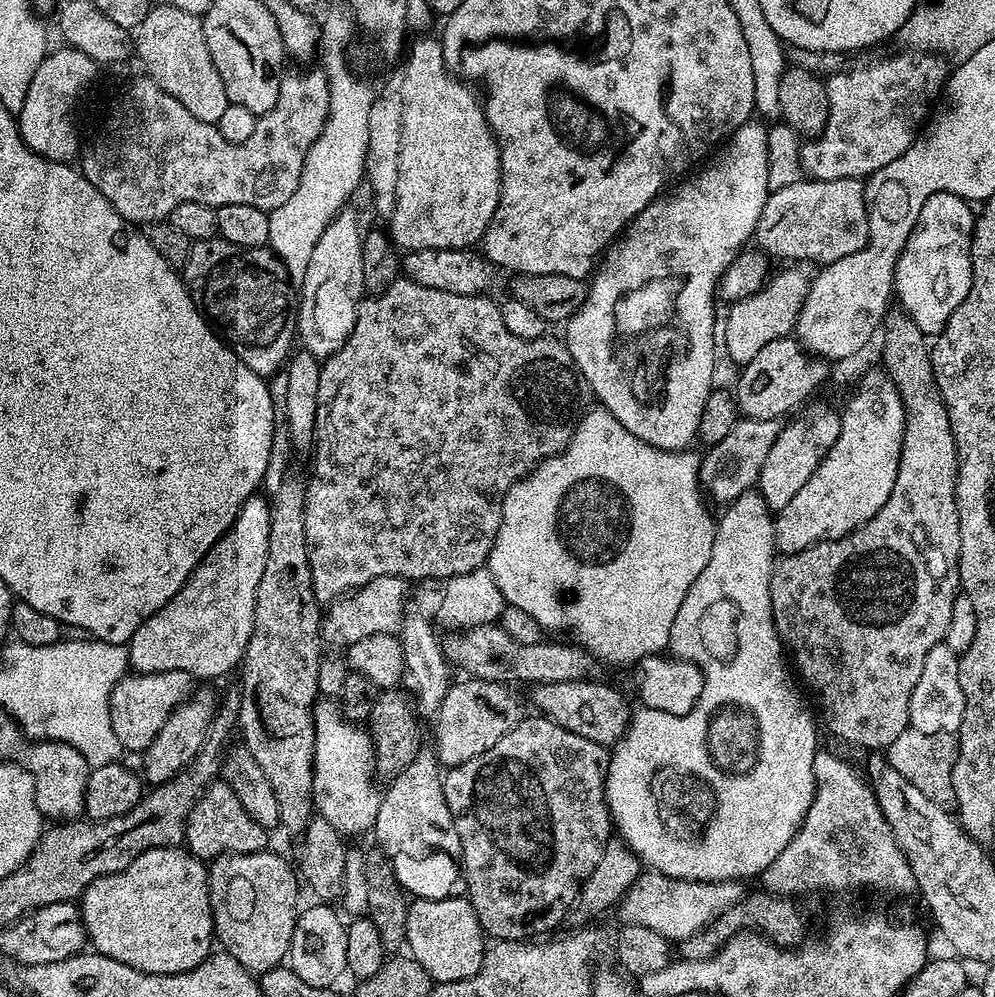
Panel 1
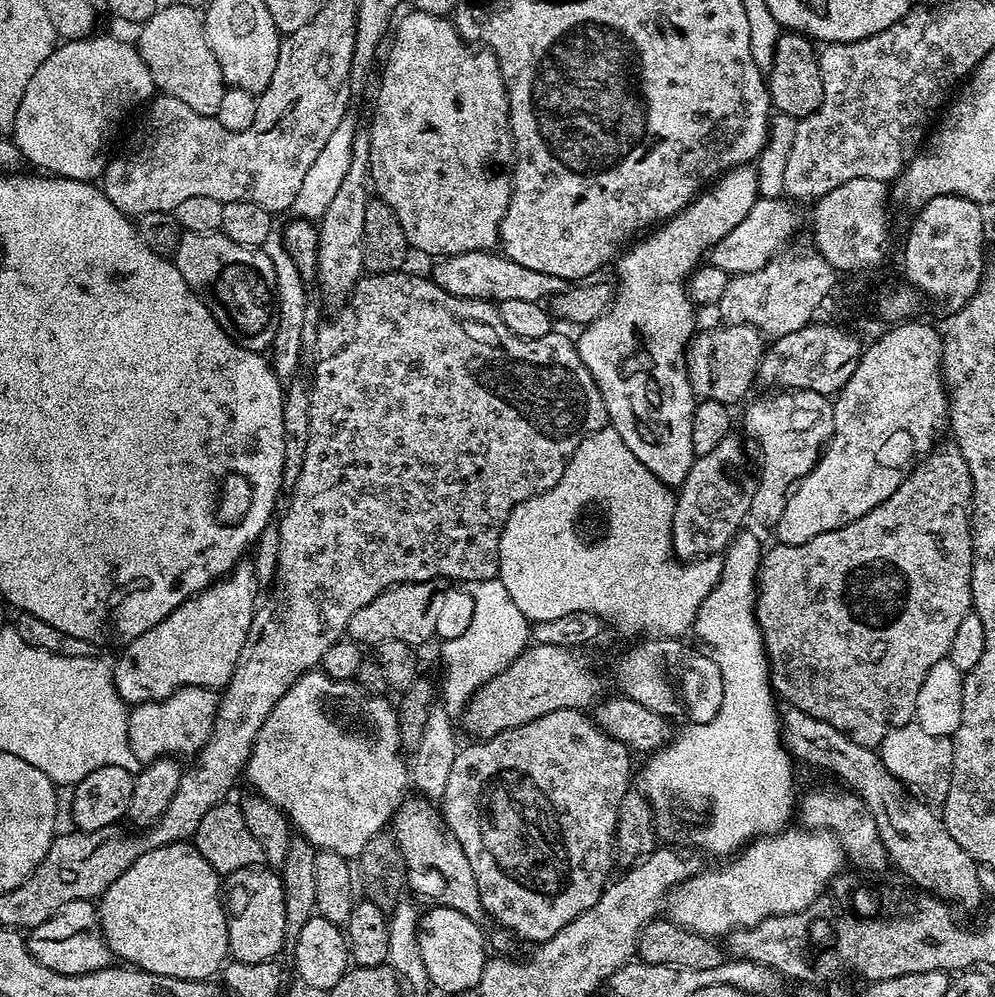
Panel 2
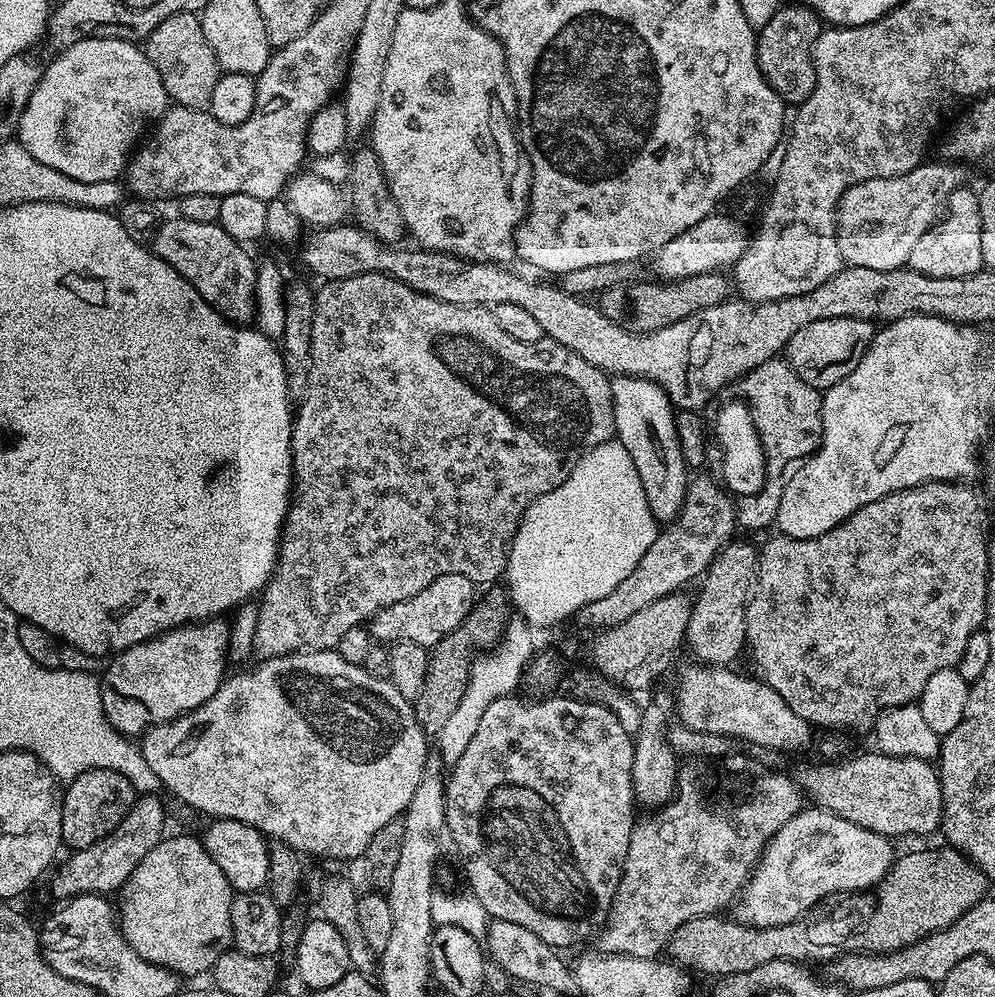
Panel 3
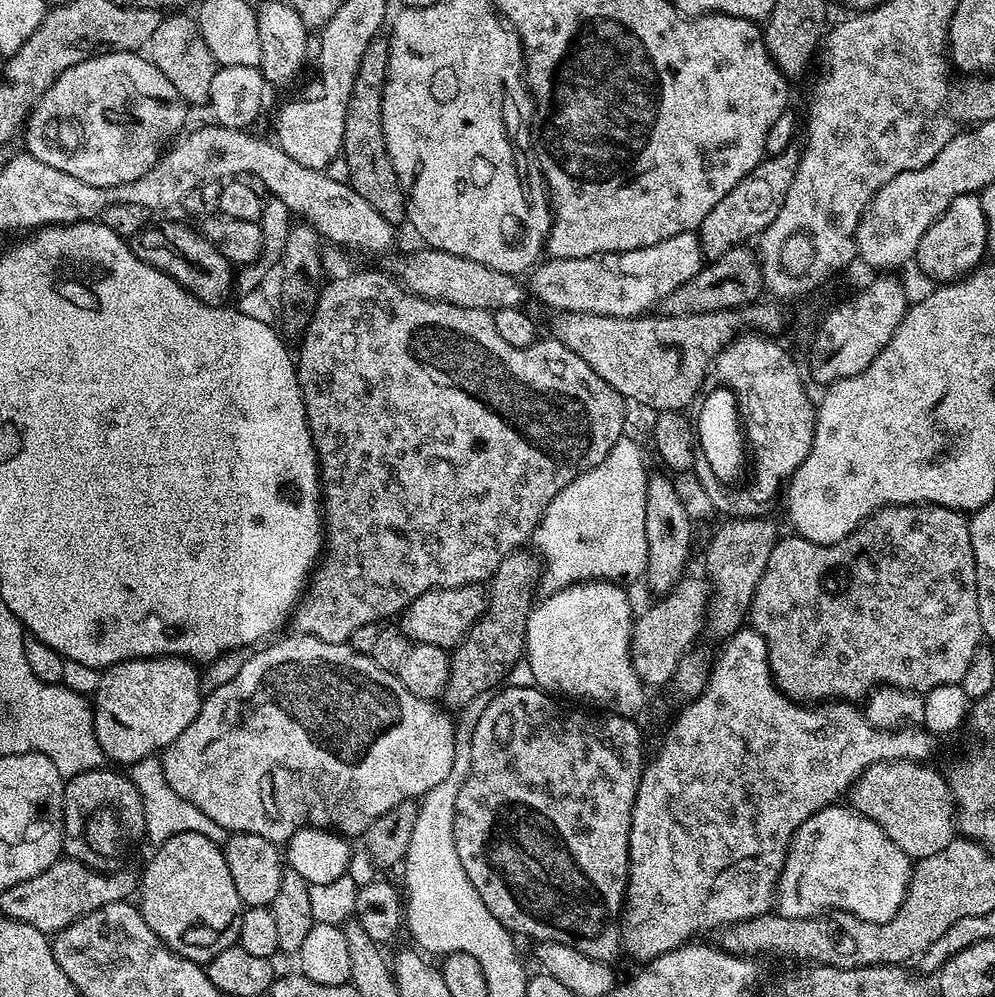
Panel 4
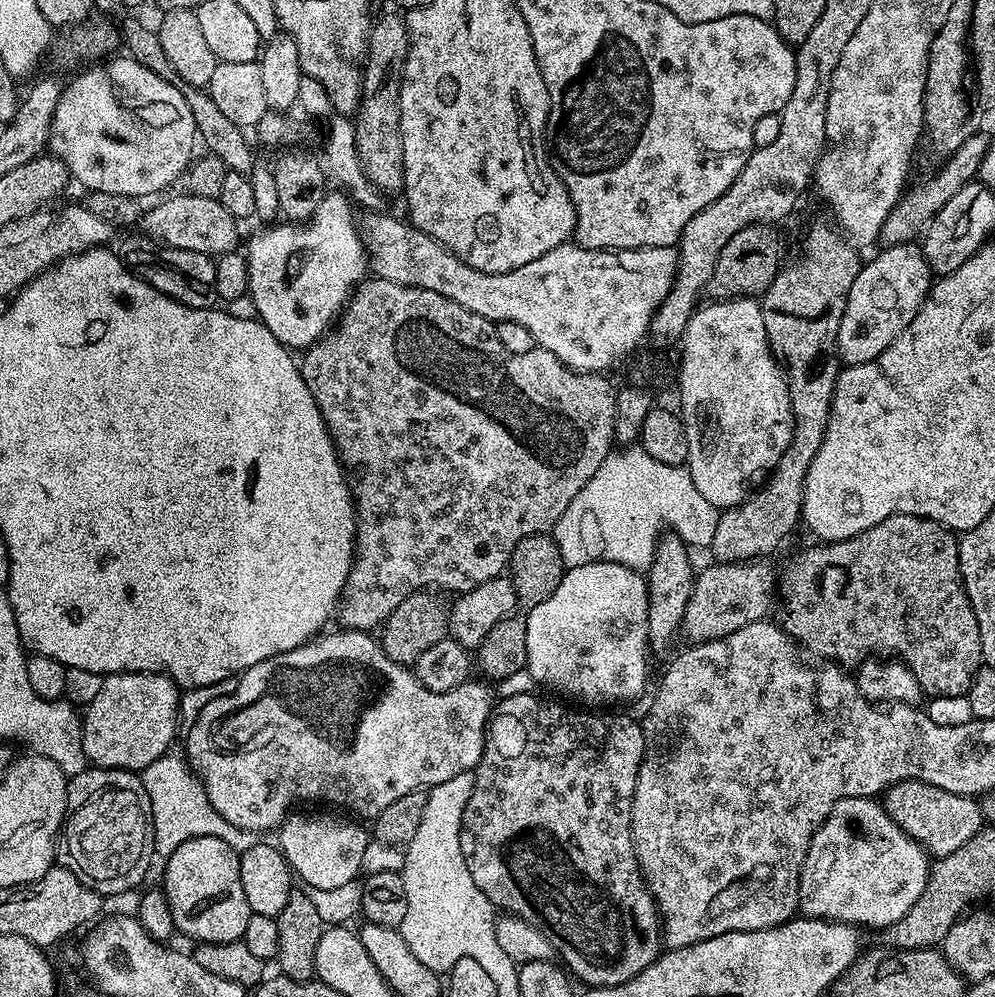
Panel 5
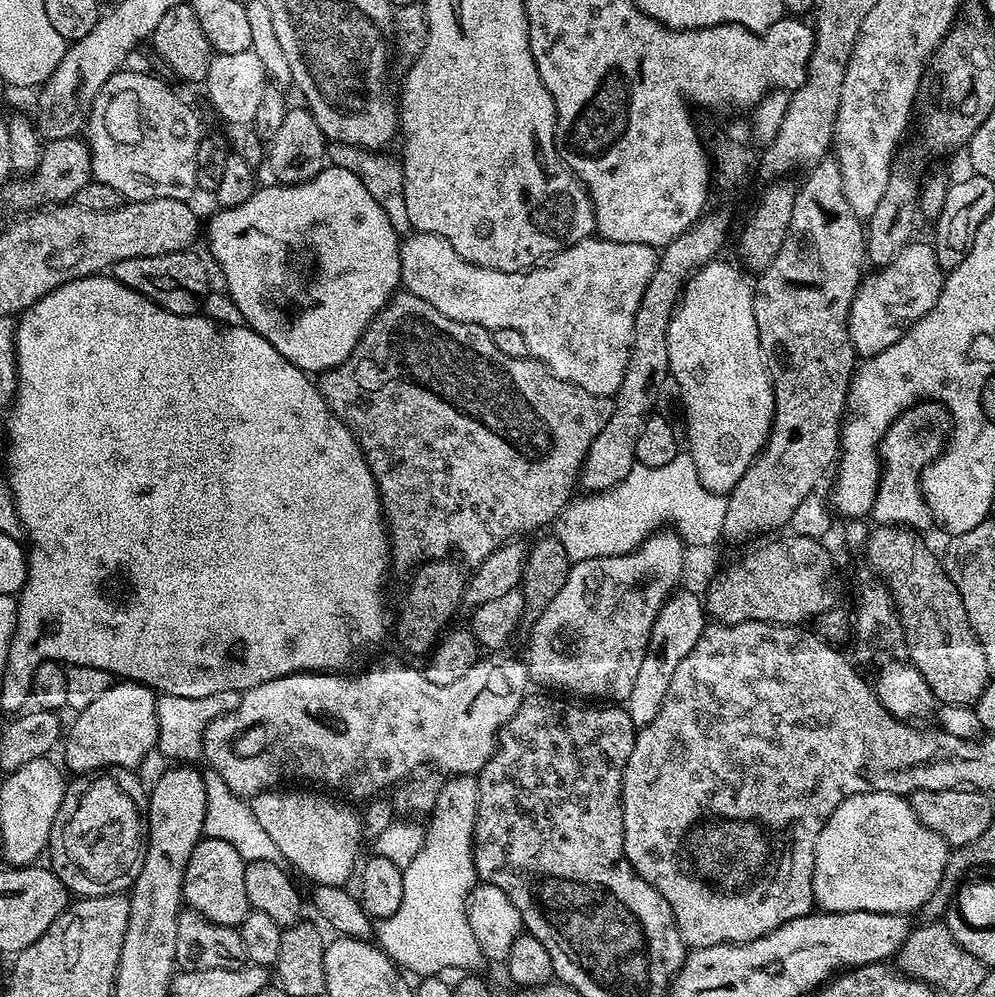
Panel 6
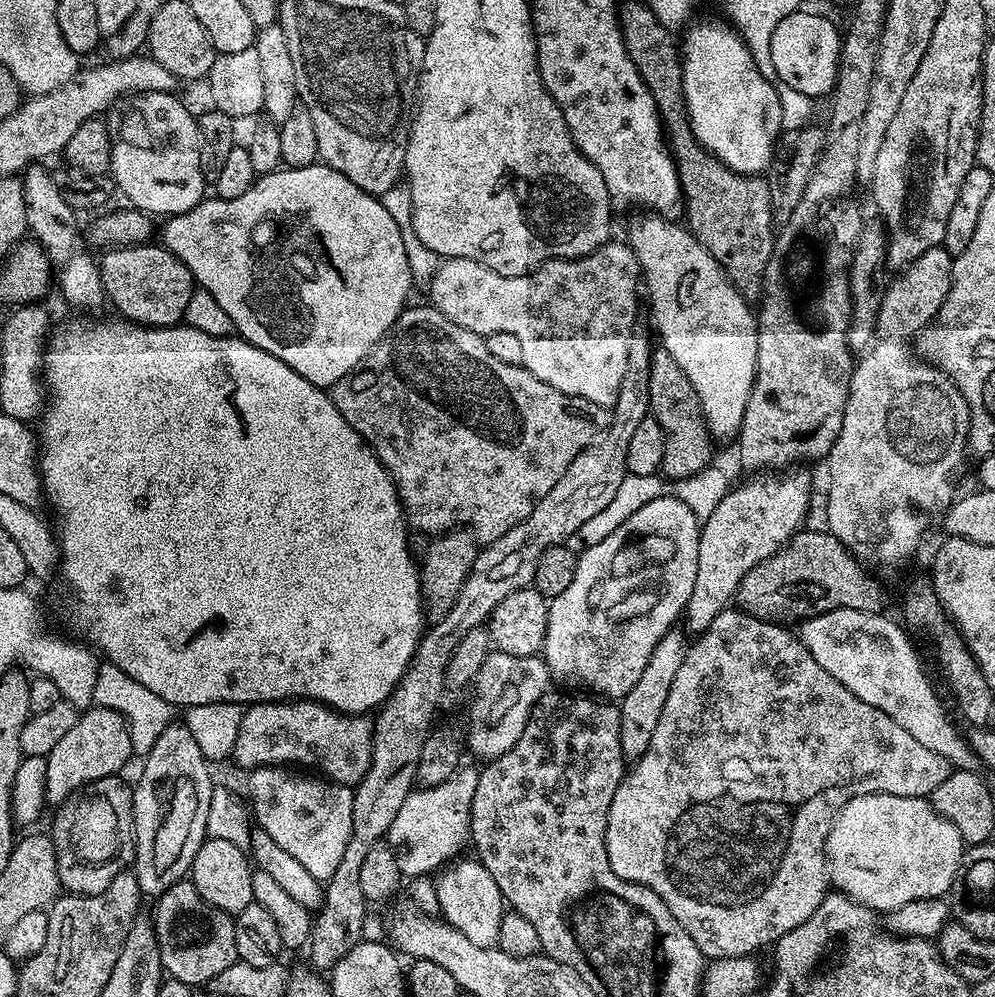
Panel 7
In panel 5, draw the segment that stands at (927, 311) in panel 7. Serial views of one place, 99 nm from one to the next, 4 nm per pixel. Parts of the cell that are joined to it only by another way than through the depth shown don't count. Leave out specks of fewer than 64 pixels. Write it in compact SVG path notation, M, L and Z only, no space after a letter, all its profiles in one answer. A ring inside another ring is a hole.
M919 243L890 244L881 249L876 260L870 261L869 264L867 261L861 267L858 278L854 278L854 286L850 286L850 294L846 298L846 310L838 326L838 342L836 343L839 359L845 365L861 364L878 358L882 350L886 350L886 346L890 346L894 338L898 338L898 334L902 334L902 330L910 326L914 314L918 314L918 310L924 304L924 299L932 291L934 273L926 262L924 249Z

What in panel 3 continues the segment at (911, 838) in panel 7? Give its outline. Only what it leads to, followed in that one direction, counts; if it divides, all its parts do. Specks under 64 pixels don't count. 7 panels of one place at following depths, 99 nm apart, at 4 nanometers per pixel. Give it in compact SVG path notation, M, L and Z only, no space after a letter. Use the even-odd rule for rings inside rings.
M805 807L770 838L738 897L735 919L755 928L782 926L835 892L867 893L891 870L892 844L889 837L846 822L846 818L838 818L838 814L830 814L825 808Z

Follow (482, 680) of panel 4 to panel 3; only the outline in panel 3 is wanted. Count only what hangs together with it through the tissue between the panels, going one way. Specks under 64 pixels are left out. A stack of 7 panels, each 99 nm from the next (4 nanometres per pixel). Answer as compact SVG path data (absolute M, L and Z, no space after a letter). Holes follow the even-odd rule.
M488 590L484 597L475 601L474 607L464 617L463 622L456 627L450 634L446 634L446 638L442 638L442 642L438 642L430 649L428 654L428 673L426 674L426 682L422 682L422 694L418 694L418 698L414 701L416 709L416 717L425 733L435 734L442 730L442 726L446 726L446 722L450 718L450 714L454 714L454 706L458 706L458 702L462 702L462 694L466 694L466 686L470 678L470 670L474 663L474 655L472 652L480 652L476 654L484 654L489 650L495 649L500 641L504 638L504 631L510 619L510 601L507 591L492 592L496 590Z

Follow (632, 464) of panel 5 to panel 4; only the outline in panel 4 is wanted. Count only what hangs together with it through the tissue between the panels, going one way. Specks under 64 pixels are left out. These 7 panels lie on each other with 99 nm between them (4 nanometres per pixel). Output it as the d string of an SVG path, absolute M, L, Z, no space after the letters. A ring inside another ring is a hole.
M621 436L598 466L578 474L546 506L531 539L542 561L545 593L558 592L586 580L625 582L644 576L648 565L646 486L650 471L644 465L643 450L630 436Z

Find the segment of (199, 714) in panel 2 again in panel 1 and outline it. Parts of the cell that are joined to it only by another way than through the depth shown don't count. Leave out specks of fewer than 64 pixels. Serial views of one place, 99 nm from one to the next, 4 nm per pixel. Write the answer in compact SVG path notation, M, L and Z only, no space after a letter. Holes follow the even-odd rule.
M170 670L169 672L137 672L125 674L114 686L110 694L110 726L114 726L114 738L118 738L121 749L125 753L143 753L145 748L154 742L158 730L162 730L162 722L170 718L173 710L184 703L194 691L194 677L182 670Z

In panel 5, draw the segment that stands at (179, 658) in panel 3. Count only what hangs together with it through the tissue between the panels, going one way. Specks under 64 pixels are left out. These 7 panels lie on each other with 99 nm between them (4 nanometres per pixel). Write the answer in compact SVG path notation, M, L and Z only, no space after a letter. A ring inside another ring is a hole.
M114 672L103 677L100 689L92 696L92 705L82 716L84 737L82 746L89 765L97 768L124 768L139 773L150 762L165 755L176 736L180 714L181 689L161 672Z

